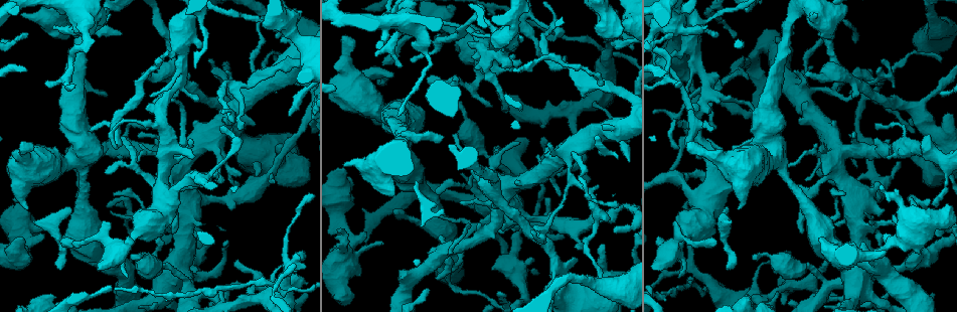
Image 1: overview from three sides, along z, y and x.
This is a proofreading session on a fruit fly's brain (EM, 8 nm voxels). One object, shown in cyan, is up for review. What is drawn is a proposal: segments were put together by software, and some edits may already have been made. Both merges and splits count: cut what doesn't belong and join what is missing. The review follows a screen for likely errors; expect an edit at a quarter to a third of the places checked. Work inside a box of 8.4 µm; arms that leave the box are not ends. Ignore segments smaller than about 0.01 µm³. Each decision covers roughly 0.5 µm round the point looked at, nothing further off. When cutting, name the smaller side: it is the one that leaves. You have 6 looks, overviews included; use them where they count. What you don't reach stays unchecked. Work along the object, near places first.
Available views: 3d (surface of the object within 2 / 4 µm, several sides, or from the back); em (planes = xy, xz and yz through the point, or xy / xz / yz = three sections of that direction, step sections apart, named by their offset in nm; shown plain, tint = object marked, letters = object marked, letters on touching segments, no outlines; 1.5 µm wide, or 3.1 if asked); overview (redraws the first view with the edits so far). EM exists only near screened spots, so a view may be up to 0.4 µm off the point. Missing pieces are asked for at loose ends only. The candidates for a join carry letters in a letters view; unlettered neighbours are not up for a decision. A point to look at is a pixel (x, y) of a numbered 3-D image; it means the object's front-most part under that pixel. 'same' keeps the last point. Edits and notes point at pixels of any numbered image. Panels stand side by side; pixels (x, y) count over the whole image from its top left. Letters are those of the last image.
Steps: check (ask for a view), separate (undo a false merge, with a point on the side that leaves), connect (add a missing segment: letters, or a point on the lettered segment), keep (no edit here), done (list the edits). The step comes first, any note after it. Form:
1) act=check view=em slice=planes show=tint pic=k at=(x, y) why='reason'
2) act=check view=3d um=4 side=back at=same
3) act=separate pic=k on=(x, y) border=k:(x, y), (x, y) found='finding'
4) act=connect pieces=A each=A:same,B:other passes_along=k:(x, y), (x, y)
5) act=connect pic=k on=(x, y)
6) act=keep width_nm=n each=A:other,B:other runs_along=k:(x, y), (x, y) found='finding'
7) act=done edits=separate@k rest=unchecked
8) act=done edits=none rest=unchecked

act=check view=3d um=4 pic=1 at=(679, 278) why='branch stops here'

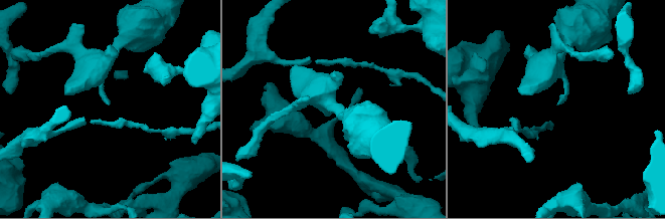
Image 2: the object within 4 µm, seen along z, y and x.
act=check view=em slice=xy step=4 show=tint pic=2 at=(108, 103) why='now the EM'

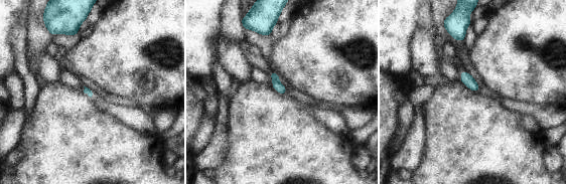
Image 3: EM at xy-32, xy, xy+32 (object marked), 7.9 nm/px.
act=check view=em slice=planes show=letters at=same

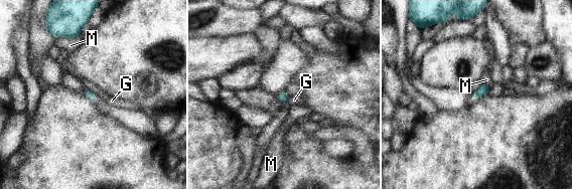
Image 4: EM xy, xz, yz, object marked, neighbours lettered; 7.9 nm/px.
act=keep each=G:other,M:other border=4:(289, 97), (286, 103) found='none of them fits'

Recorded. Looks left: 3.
act=check view=3d um=2 pic=1 at=(669, 293) why='a narrow waist'

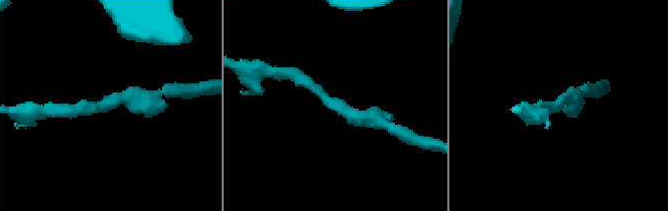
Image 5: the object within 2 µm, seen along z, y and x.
act=check view=em slice=planes show=tint pic=5 at=(555, 102)

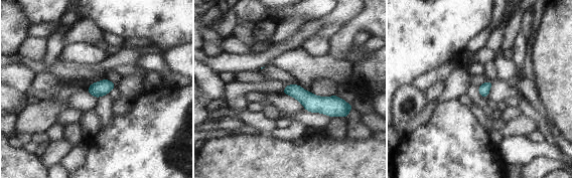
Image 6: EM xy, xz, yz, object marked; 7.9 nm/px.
act=check view=em slice=planes show=letters at=same why='what lies round it'

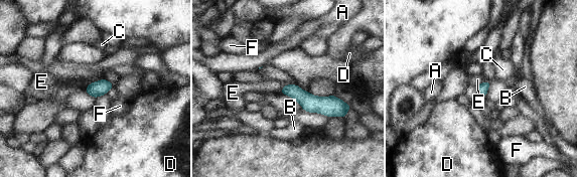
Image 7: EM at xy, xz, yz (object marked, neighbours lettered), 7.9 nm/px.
act=keep each=A:other,B:other,C:other,D:other,E:other,F:other runs_along=7:(284, 91), (311, 104), (343, 108) found='continuous, no second neuron'

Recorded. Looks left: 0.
act=done edits=none rest=unchecked

